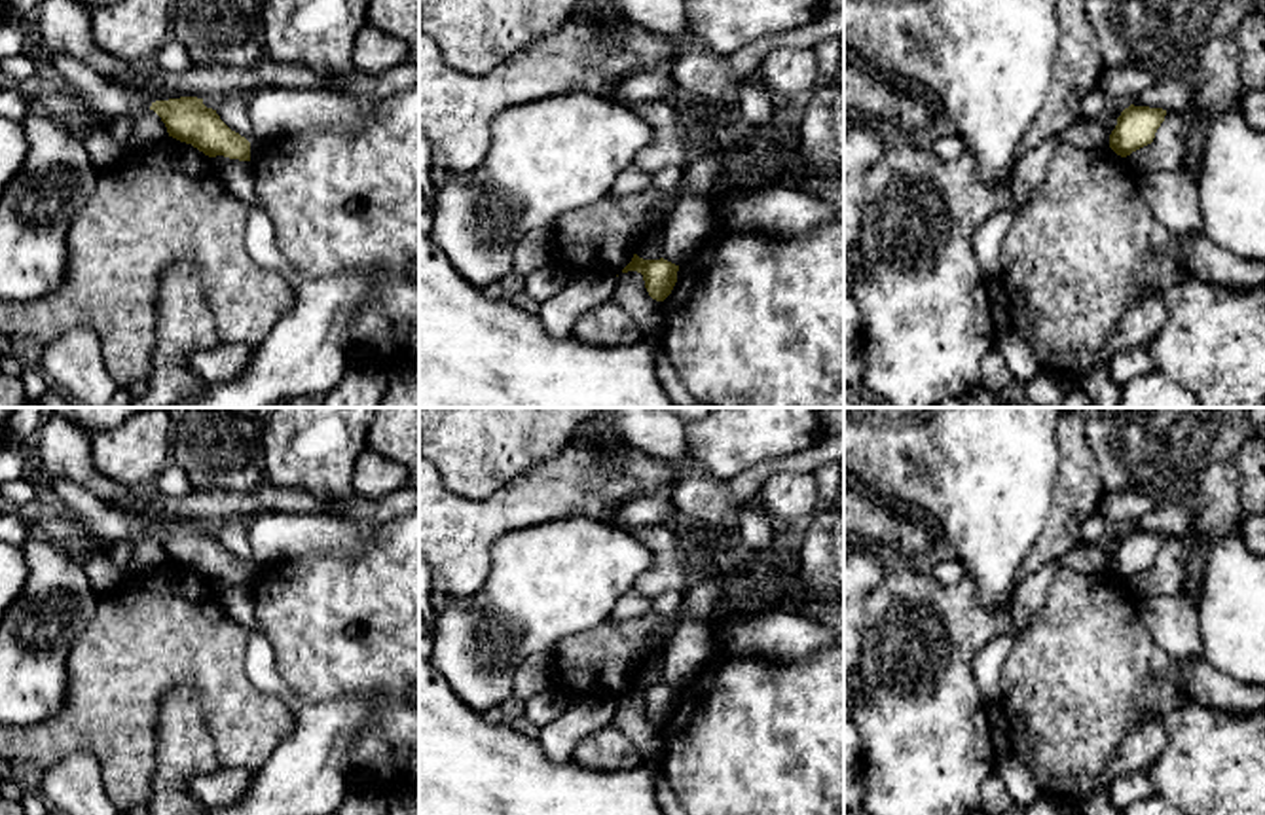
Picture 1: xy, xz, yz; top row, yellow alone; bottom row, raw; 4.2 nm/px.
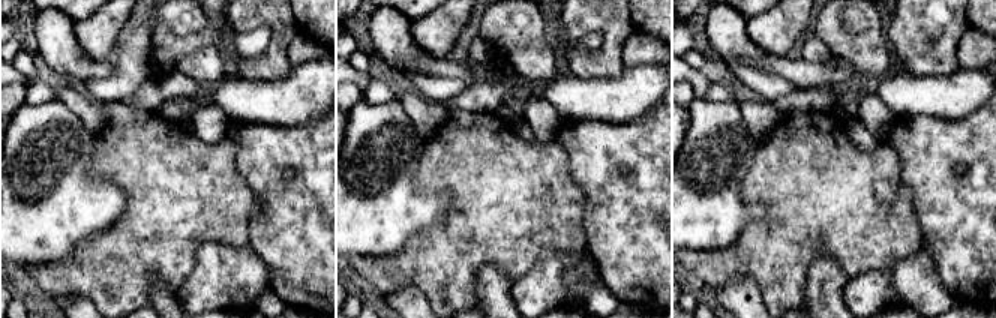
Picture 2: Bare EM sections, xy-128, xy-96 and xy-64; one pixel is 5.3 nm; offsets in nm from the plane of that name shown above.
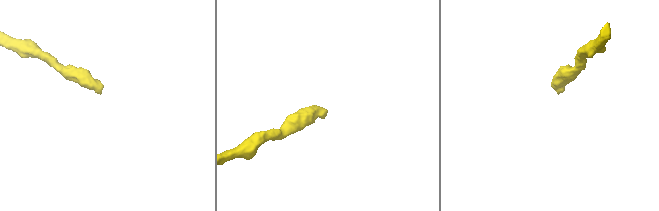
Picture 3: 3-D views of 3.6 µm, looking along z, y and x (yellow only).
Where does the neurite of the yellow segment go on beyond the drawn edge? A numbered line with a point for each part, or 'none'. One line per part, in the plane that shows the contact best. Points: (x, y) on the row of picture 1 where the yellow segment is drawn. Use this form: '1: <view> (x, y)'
none

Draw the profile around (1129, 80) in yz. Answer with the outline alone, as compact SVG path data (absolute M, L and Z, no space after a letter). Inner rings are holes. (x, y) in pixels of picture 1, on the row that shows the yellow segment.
M1119 66L1106 70L1100 80L1100 87L1106 93L1106 97L1128 97L1134 99L1144 89L1149 89L1155 85L1157 80L1153 80L1147 72L1140 70L1138 66Z

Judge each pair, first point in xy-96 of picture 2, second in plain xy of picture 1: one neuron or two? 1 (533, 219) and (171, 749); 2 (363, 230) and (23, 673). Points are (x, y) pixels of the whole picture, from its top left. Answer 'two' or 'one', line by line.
1: two
2: one

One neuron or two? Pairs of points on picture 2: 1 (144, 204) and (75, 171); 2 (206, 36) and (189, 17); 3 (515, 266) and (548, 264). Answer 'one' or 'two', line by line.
1: two
2: two
3: two

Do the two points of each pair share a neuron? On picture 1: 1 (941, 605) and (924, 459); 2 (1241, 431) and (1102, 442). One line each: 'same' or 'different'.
1: different
2: same

